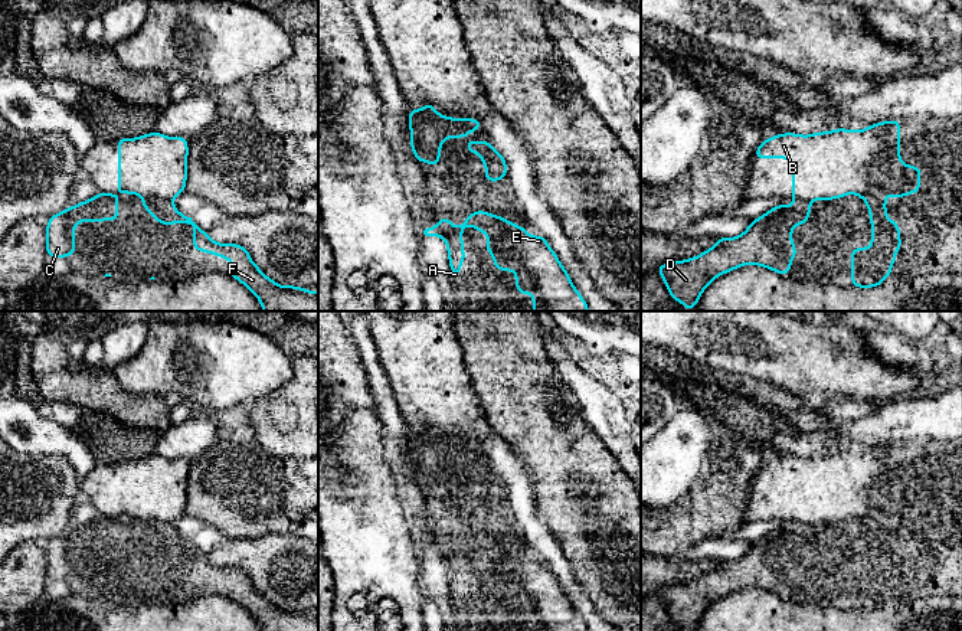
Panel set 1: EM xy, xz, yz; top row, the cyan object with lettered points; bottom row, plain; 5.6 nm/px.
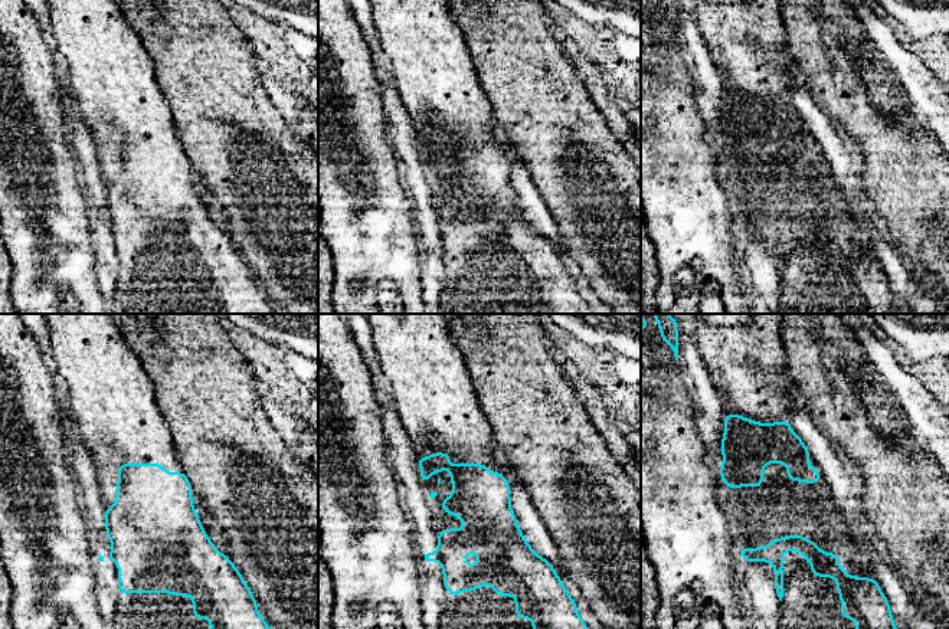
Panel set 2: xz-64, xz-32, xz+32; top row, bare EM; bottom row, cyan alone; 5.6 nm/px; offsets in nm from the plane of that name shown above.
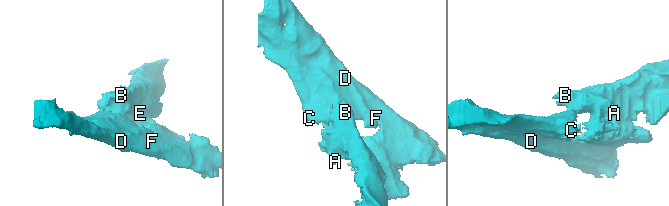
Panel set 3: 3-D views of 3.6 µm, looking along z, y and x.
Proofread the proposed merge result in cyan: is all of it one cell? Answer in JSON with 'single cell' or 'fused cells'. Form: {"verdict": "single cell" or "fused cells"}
{"verdict": "fused cells"}

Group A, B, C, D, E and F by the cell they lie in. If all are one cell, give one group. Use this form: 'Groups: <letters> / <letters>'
Groups: A B E / C D F

